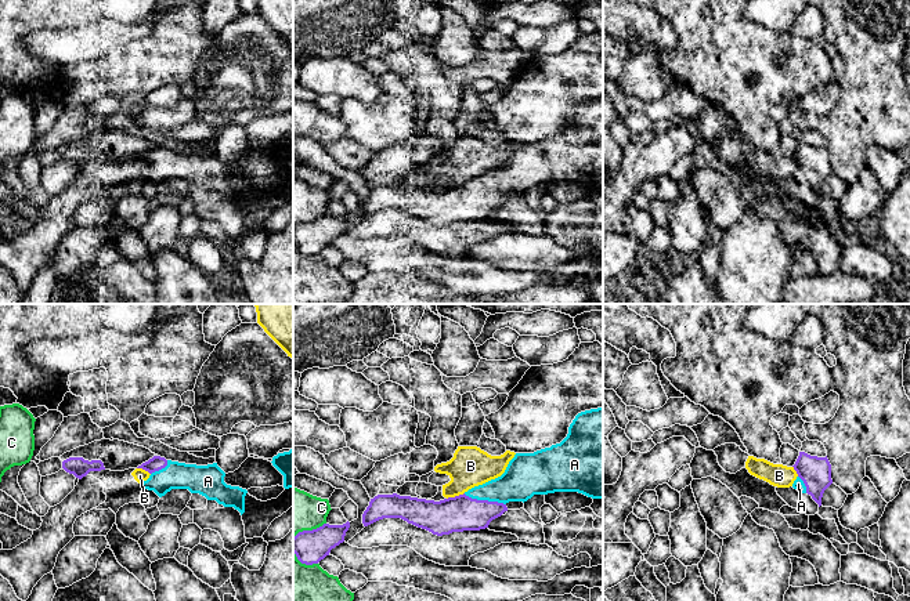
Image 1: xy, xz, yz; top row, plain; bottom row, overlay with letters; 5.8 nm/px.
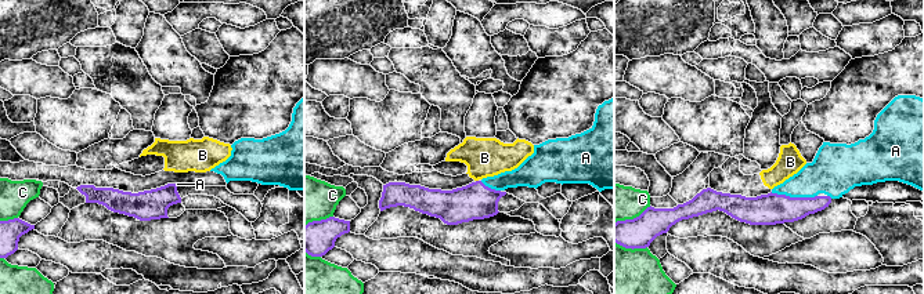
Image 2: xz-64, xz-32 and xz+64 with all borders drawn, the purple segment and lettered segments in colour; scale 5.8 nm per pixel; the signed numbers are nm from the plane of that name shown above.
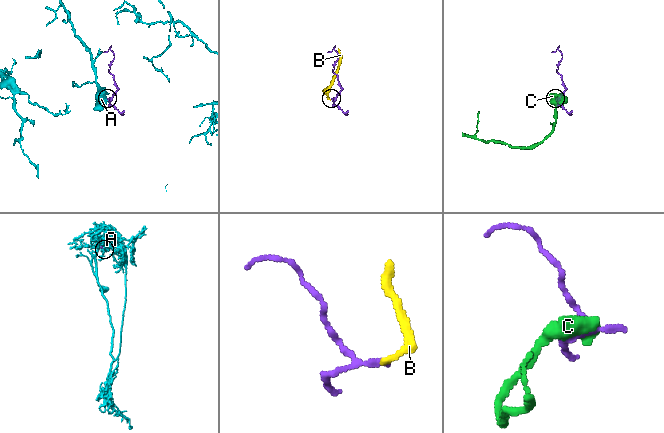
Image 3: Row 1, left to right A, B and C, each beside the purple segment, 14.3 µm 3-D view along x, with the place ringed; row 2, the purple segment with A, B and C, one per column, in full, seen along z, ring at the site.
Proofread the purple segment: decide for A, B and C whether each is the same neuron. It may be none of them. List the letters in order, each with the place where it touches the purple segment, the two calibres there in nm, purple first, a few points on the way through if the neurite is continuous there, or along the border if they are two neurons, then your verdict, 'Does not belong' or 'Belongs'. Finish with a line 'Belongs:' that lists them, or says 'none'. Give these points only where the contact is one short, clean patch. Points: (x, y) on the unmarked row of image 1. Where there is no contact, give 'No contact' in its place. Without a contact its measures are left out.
A: Touches purple at xz (484, 191). Thickness 200 nm (purple) against 220 nm. Path across: xz (461, 203), (472, 202), (484, 191), (522, 170). Belongs
B: Touches purple at xz (455, 187). Thickness 200 nm (purple) against 240 nm. Boundary: xz (463, 183), (447, 189). Does not belong
C: Touches purple at xz (309, 221). Thickness 190 nm (purple) against 260 nm. Does not belong
Belongs: A

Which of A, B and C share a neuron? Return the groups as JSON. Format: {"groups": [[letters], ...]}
{"groups": [["A"], ["B"], ["C"]]}

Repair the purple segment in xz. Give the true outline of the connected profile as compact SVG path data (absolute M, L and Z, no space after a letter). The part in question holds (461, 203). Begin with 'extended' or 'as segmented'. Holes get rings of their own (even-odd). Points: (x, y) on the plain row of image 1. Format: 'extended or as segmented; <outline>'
extended; M603 98L578 104L560 134L534 144L516 144L501 167L474 177L463 185L440 192L397 184L378 185L371 189L364 202L362 214L368 217L383 209L401 209L437 227L480 221L508 202L509 192L524 193L534 185L555 182L578 182L592 189L603 189Z

